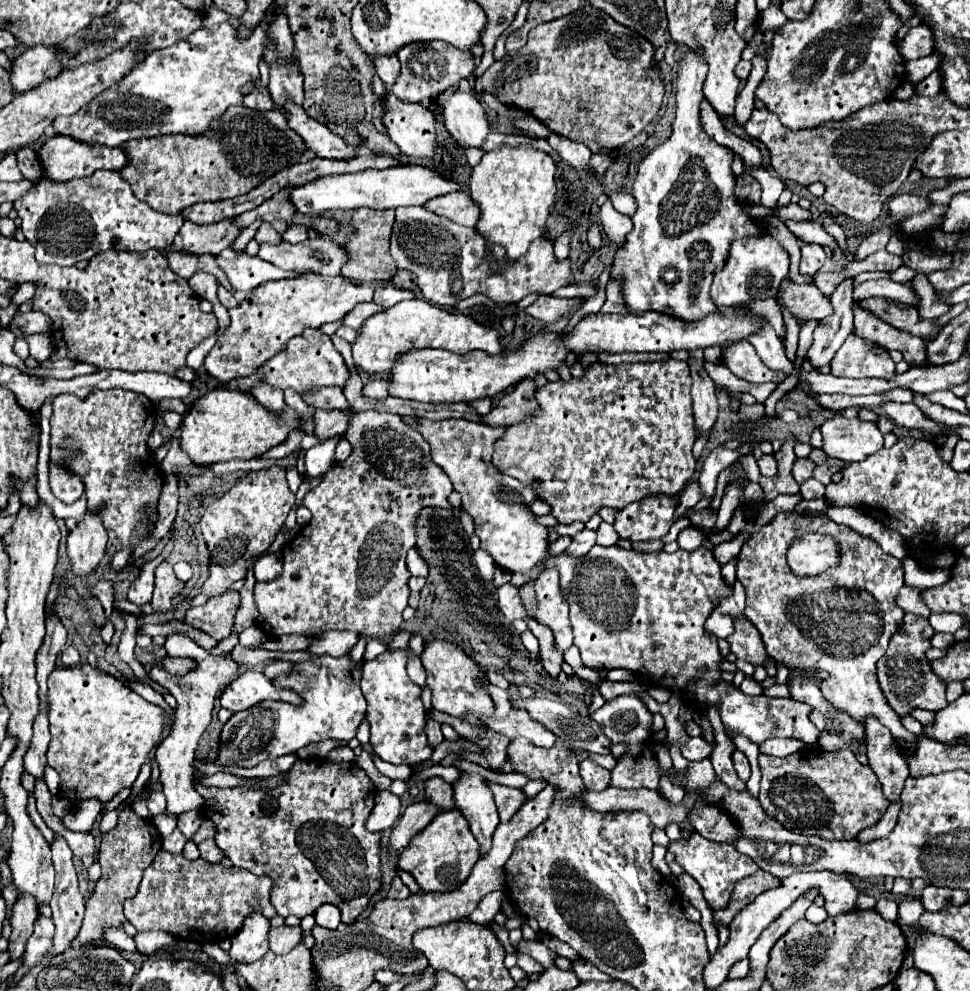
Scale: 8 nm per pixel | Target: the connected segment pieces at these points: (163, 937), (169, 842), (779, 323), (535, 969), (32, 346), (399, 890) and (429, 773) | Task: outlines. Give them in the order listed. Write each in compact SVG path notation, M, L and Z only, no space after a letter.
M137 932L133 940L137 946L137 952L141 954L155 954L159 950L165 950L177 944L177 938L169 932Z
M179 828L173 830L167 838L163 838L163 848L169 850L169 852L173 852L173 854L183 852L183 846L185 846L185 844L187 844L187 838L181 834Z
M775 298L755 299L747 305L754 313L763 316L779 337L786 334L786 326Z
M520 952L516 953L517 957L517 966L524 970L527 975L538 973L541 974L544 971L544 968L531 956L527 954L521 954Z
M33 334L27 336L27 344L29 346L29 356L35 358L37 362L43 362L51 356L53 352L53 342L49 334Z
M399 876L393 880L393 884L391 884L391 888L389 888L389 896L391 896L391 898L397 898L397 900L403 900L403 898L409 896L409 890L407 890L407 886L401 882Z
M440 764L433 765L432 767L417 773L412 773L411 780L412 781L425 781L427 778L431 778L433 776L442 777L446 782L452 784L459 778L461 774L461 770L454 766L443 767Z

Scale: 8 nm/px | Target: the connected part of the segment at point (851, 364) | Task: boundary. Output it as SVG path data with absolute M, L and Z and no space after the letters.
M851 334L847 342L835 352L835 358L829 364L833 376L845 378L893 378L895 364L889 358L889 352L865 338Z

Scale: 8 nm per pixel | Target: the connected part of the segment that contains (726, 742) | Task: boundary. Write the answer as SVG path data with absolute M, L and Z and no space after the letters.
M712 706L708 712L707 717L714 729L715 748L711 752L711 762L713 762L713 770L715 774L721 778L721 782L725 782L729 788L733 790L745 790L745 782L739 780L733 762L731 762L731 754L735 752L735 744L727 738L724 726L721 722L718 707Z

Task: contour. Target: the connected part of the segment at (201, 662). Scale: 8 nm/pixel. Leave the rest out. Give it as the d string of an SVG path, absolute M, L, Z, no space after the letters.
M171 634L167 638L177 638L177 642L165 642L165 648L169 652L169 656L181 656L181 658L195 658L197 660L197 668L183 674L183 676L173 676L167 670L155 666L147 672L147 676L161 684L175 700L177 700L177 708L175 708L175 722L171 728L171 734L159 744L157 752L155 752L155 760L159 764L161 770L161 784L163 784L163 794L167 796L167 810L165 814L175 814L179 816L181 812L193 810L195 806L205 804L203 798L199 798L199 794L193 788L193 760L195 760L195 750L199 744L201 734L205 732L205 728L211 722L211 712L213 712L213 704L215 698L221 694L223 686L227 686L235 676L237 676L237 662L229 656L211 656L207 650L203 650L201 646L197 646L191 638L183 636L183 634Z

